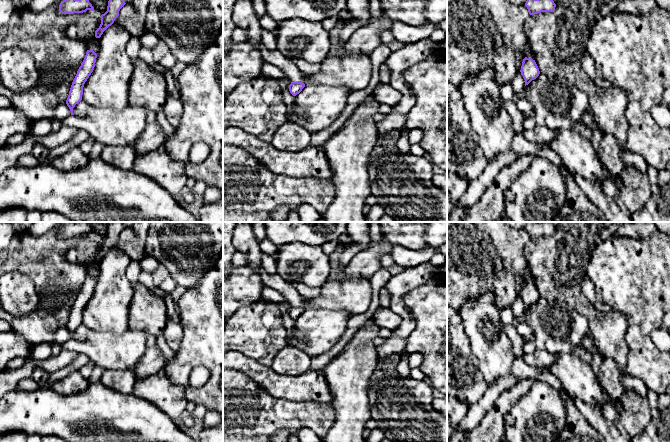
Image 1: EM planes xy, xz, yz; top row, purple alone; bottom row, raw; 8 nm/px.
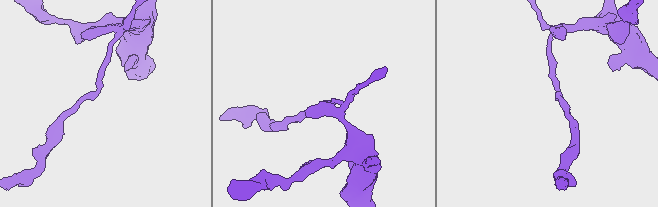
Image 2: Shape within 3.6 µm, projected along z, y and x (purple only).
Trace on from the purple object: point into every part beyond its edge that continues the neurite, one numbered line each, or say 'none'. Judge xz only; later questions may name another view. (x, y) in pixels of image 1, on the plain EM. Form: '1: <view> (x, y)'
none

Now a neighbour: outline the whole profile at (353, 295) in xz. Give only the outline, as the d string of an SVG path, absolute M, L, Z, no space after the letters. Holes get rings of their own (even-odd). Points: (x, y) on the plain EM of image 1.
M339 243L334 252L329 255L331 274L321 288L321 294L314 298L304 299L295 286L285 281L278 273L269 274L261 266L261 280L283 295L291 306L301 306L307 309L343 310L351 315L365 313L371 303L372 287L370 279L349 277L345 273L346 266L339 267L339 257L346 250Z

